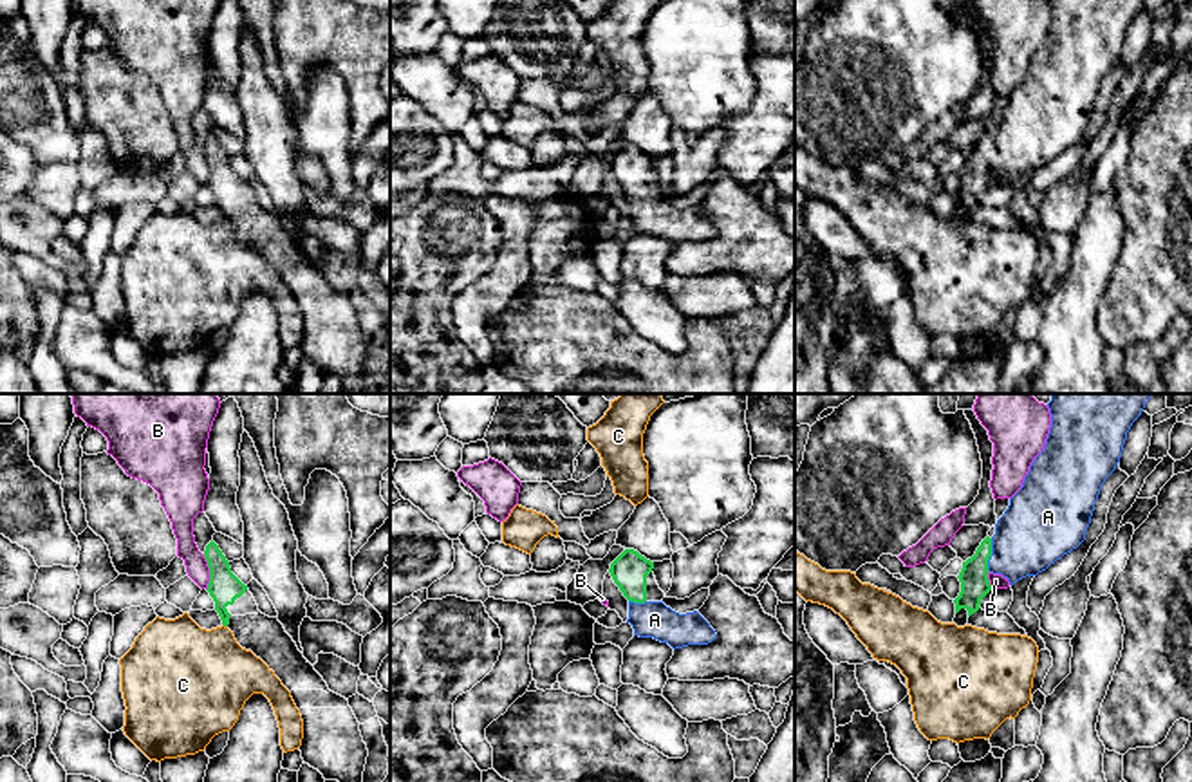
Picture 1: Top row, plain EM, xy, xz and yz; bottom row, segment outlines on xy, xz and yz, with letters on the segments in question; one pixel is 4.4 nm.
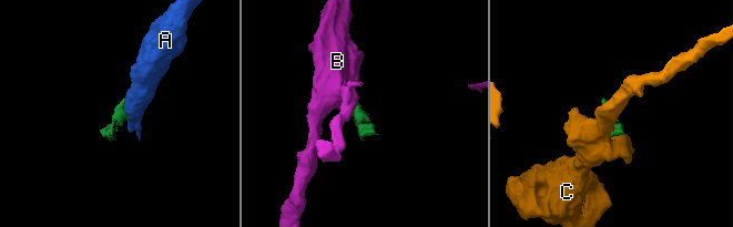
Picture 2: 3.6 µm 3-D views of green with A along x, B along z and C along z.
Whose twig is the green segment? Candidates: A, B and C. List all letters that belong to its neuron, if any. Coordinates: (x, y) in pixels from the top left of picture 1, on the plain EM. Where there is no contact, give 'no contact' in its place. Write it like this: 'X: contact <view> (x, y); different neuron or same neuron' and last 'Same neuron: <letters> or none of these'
A: contact yz (990, 150); same neuron
B: contact xy (210, 168); different neuron
C: contact xy (224, 221); different neuron
Same neuron: A

